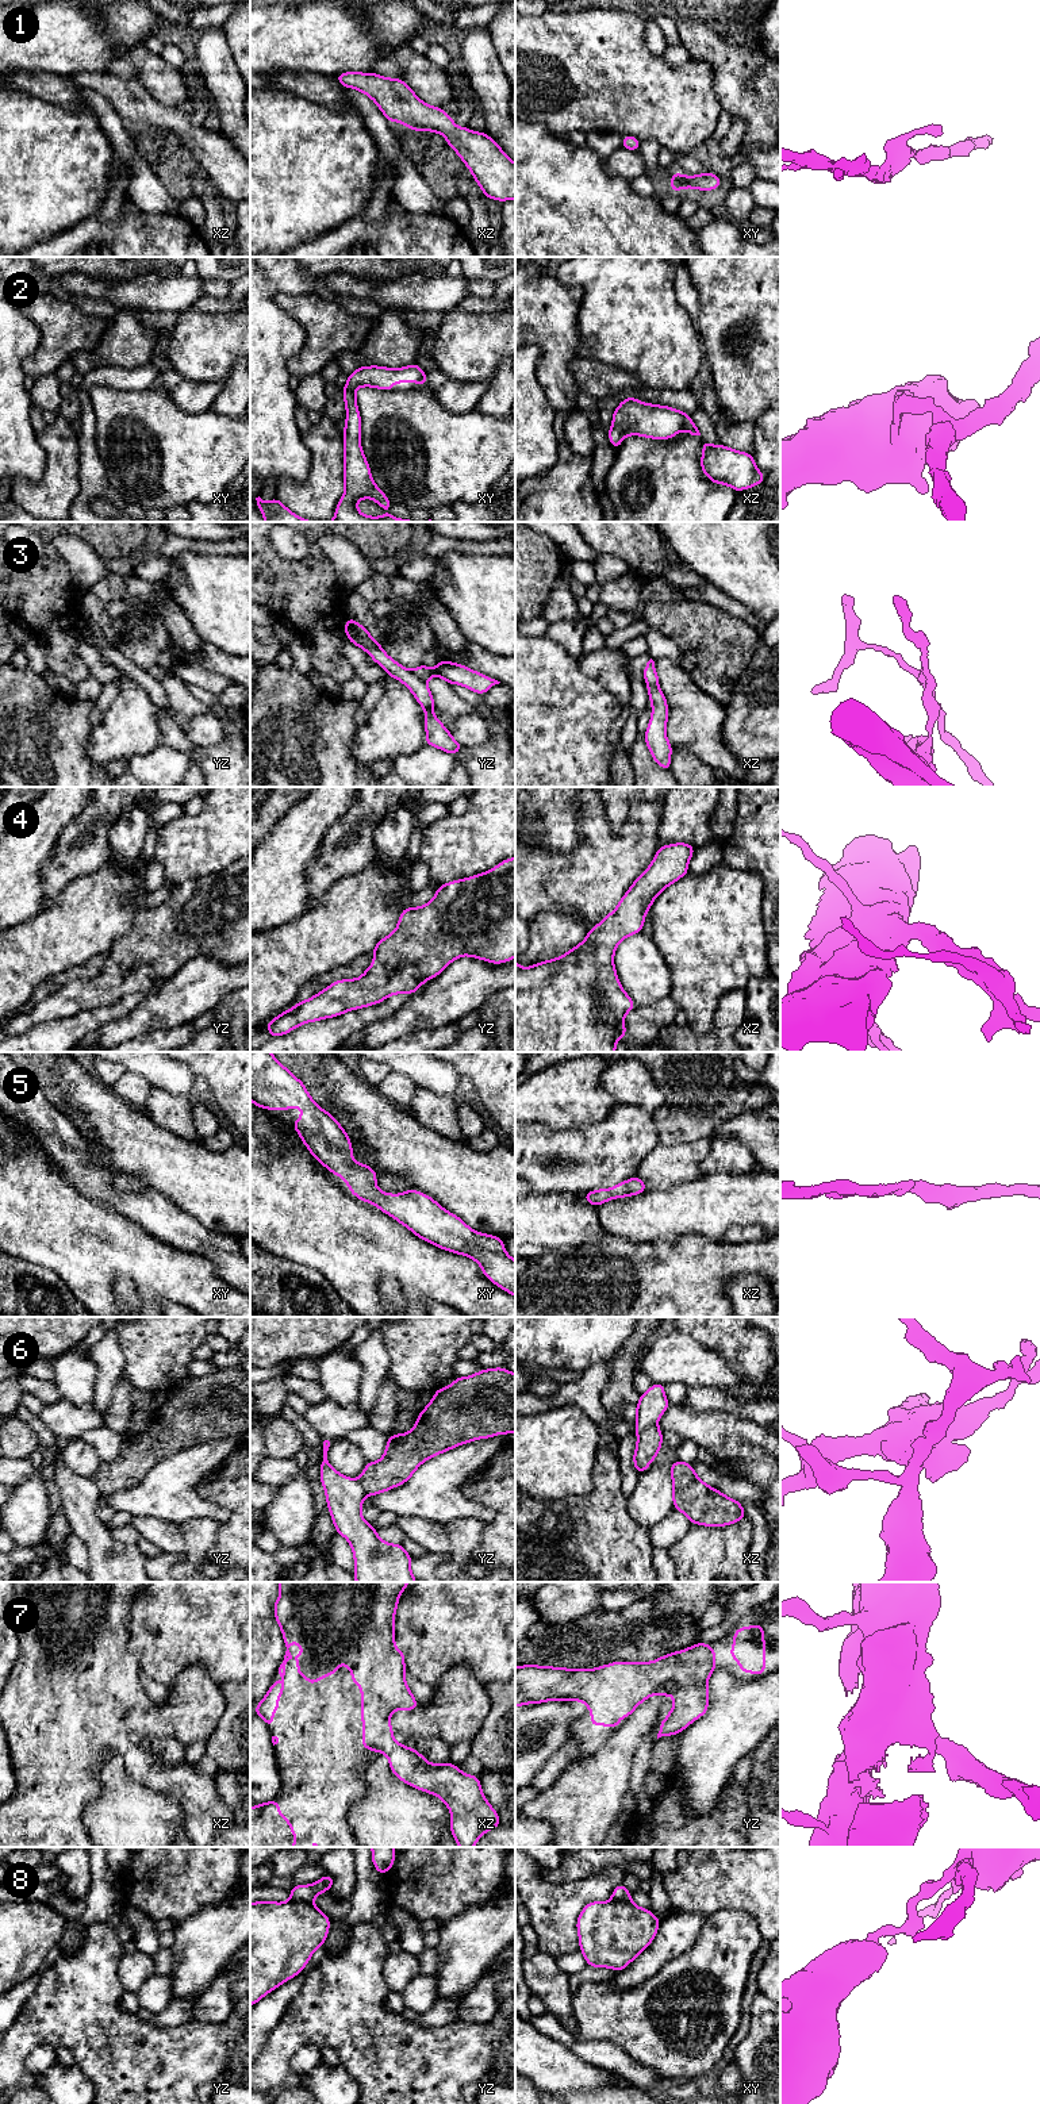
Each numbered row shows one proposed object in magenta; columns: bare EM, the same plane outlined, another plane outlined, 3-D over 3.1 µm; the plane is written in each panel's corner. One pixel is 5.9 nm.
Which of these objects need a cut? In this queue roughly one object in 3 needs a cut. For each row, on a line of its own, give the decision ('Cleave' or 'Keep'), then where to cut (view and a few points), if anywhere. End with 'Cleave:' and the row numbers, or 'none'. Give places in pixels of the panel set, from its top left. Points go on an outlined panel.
1: Keep. No split
2: Cleave. Split along xz (689, 417), (683, 427)
3: Cleave. Split along yz (411, 671), (425, 682)
4: Keep. No split
5: Keep. No split
6: Cleave. Split along xz (656, 1425), (644, 1428), (637, 1433)
7: Keep. No split
8: Cleave. Split along yz (291, 1899), (311, 1903)
Cleave: 2, 3, 6, 8

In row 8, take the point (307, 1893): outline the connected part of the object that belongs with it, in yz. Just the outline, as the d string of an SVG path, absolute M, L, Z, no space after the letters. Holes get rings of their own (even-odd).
M327 1873L319 1881L310 1885L295 1885L289 1893L293 1901L312 1903L312 1900L333 1888L334 1878Z

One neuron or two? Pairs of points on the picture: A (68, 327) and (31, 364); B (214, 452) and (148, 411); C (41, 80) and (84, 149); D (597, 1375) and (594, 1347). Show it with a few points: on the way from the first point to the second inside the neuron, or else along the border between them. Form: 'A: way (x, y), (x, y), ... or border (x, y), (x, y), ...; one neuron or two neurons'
A: way (60, 337), (41, 356); one neuron
B: way (198, 452), (188, 452), (164, 427); one neuron
C: border (26, 92), (61, 106), (73, 108), (87, 107); two neurons
D: border (607, 1360), (598, 1362), (583, 1371); two neurons

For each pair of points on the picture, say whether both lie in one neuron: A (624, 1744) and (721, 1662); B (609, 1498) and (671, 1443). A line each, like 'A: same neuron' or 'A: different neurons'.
A: different neurons
B: different neurons

